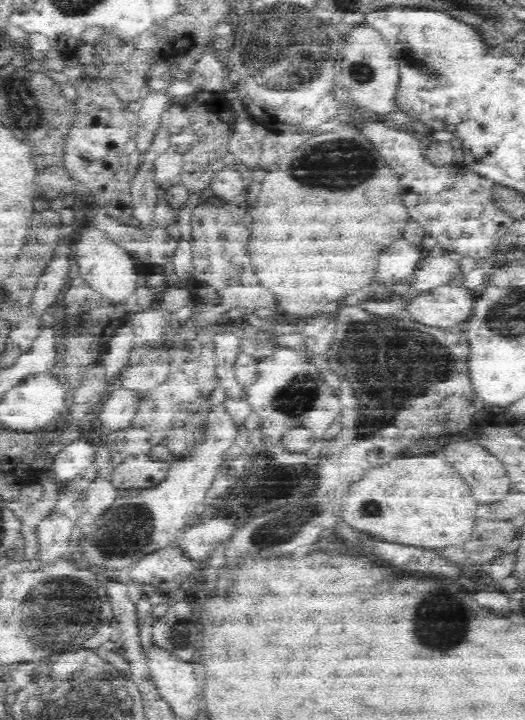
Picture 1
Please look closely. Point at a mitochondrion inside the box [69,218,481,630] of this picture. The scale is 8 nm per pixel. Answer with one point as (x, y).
(397, 354)

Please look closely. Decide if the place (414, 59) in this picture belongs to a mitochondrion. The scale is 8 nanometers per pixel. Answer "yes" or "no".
yes

